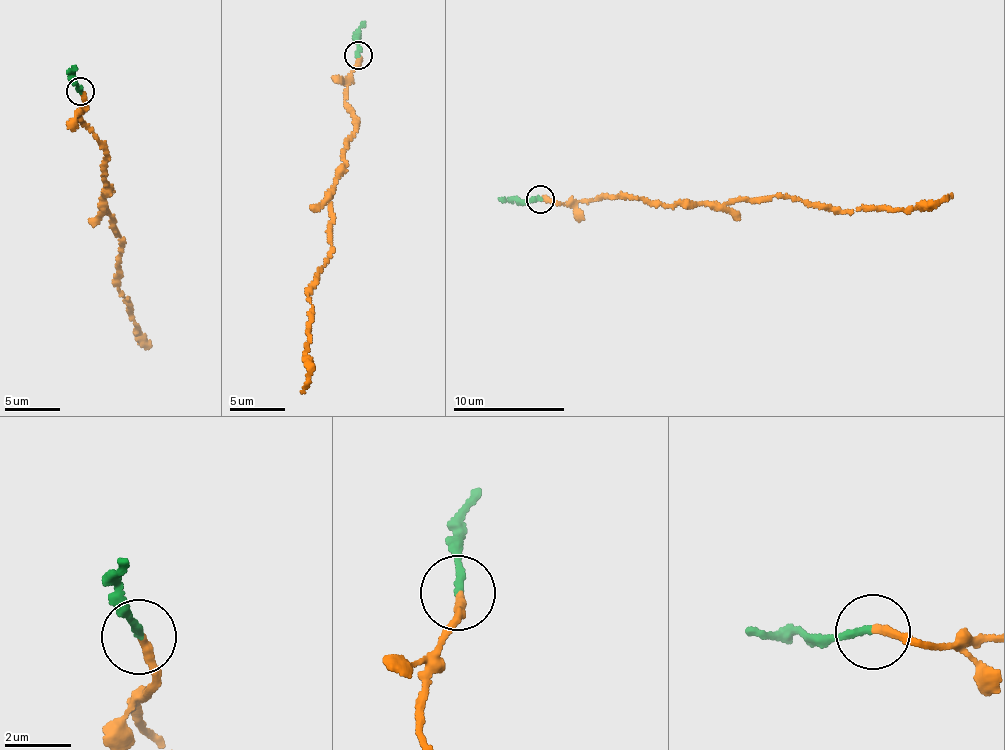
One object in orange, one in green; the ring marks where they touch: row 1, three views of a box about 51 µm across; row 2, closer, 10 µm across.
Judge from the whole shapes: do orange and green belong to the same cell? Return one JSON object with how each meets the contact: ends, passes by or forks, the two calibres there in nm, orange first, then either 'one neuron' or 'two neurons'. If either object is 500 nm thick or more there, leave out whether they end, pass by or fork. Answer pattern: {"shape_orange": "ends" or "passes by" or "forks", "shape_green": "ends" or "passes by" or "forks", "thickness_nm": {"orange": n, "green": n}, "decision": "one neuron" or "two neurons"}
{"shape_orange": "ends", "shape_green": "ends", "thickness_nm": {"orange": 280, "green": 240}, "decision": "one neuron"}

